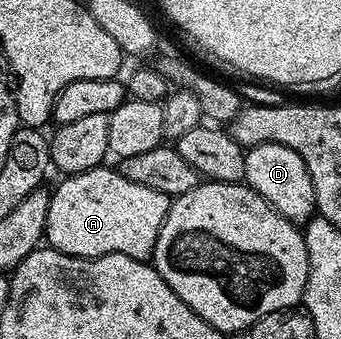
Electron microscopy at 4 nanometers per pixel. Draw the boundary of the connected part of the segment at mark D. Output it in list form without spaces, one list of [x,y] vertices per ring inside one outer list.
[[[264,142],[255,144],[245,150],[244,185],[254,190],[275,212],[288,222],[304,224],[317,214],[315,200],[315,184],[311,180],[311,172],[307,172],[307,164],[303,164],[303,156],[297,150],[287,148],[283,144]]]

